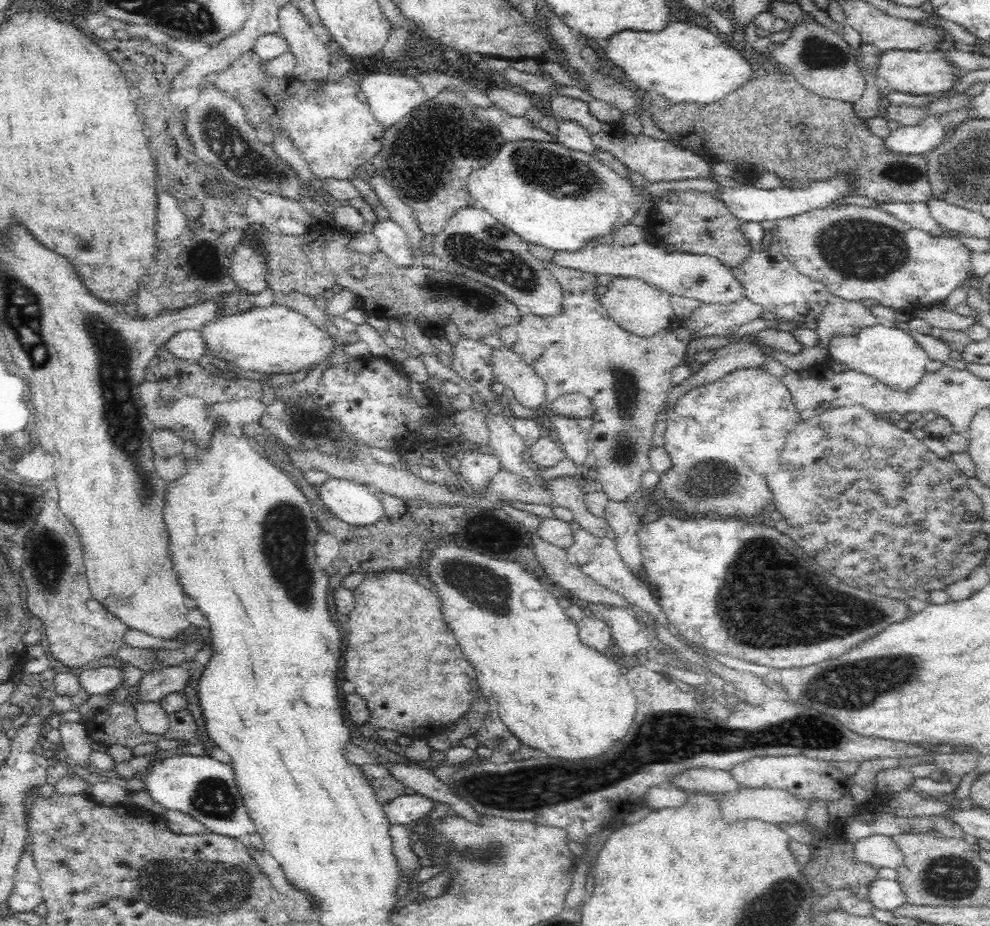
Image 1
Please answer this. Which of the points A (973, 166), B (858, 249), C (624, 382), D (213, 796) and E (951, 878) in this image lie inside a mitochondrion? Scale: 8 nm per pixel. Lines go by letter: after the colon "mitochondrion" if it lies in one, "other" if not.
A: mitochondrion
B: mitochondrion
C: mitochondrion
D: mitochondrion
E: mitochondrion

